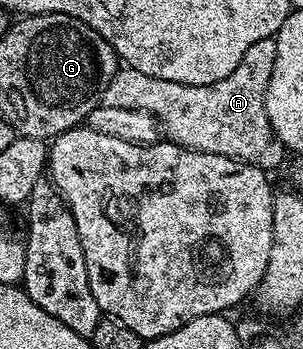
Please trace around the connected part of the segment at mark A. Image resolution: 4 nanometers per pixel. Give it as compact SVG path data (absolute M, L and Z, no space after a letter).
M260 39L247 49L243 61L223 81L215 81L211 85L183 85L175 81L163 81L159 77L151 77L147 73L139 73L133 67L126 66L111 77L111 81L100 92L101 103L115 105L118 109L137 109L151 113L158 121L164 138L170 143L178 143L180 147L190 147L192 151L226 155L228 159L237 159L266 173L273 173L285 163L287 150L279 137L272 131L265 108L265 94L271 81L272 66L275 65L276 41Z

